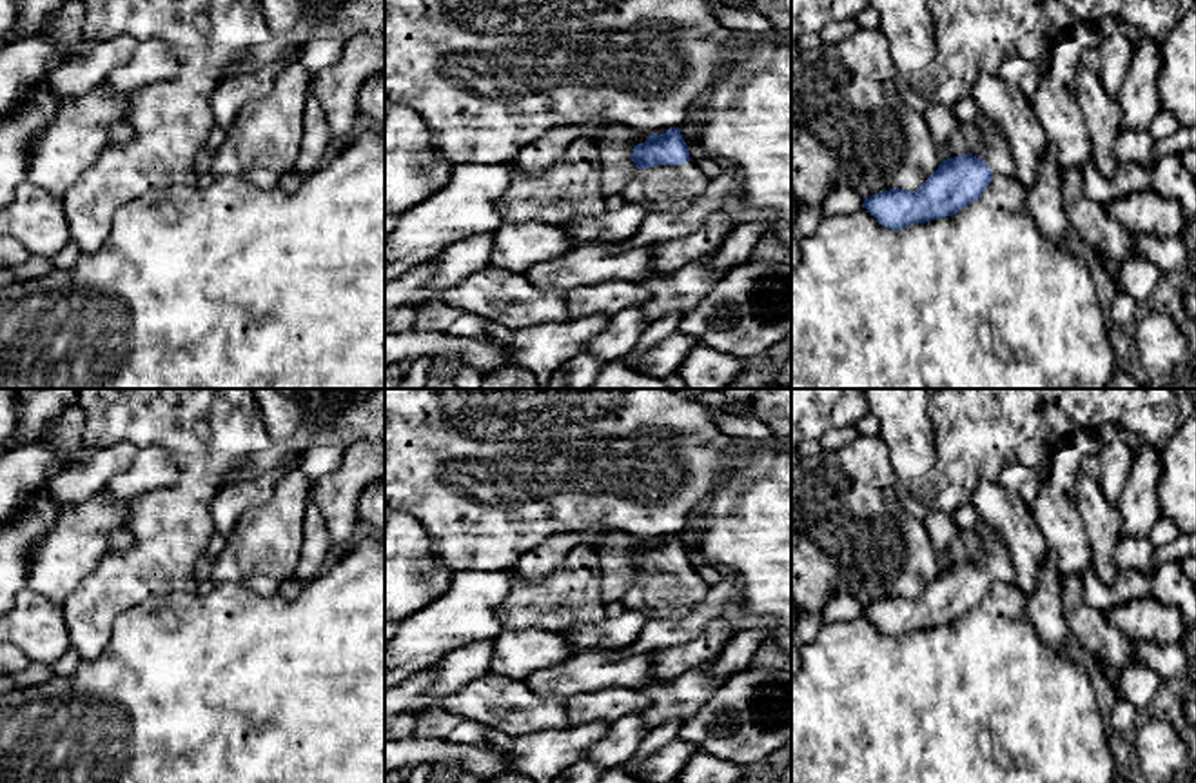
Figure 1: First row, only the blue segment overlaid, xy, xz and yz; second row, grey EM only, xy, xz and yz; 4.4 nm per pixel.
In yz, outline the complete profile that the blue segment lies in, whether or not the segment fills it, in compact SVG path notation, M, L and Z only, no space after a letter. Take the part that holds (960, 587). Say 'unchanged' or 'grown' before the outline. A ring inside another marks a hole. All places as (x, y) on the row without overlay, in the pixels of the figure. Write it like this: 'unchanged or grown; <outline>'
grown; M980 520L976 532L982 538L984 558L976 565L971 560L947 565L917 598L889 596L864 605L866 614L880 632L898 638L913 630L953 623L982 603L995 581L1015 583L1011 550L1004 538L985 521Z

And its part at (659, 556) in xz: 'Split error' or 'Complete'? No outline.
Split error

